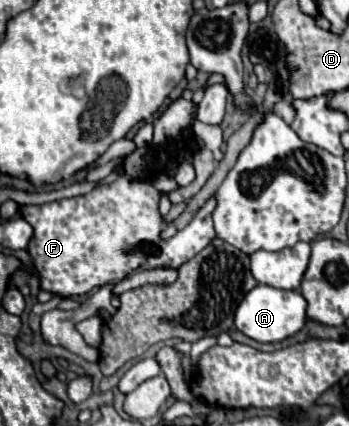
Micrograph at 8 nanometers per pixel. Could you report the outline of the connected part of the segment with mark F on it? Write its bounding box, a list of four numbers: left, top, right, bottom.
[20,175,216,297]

